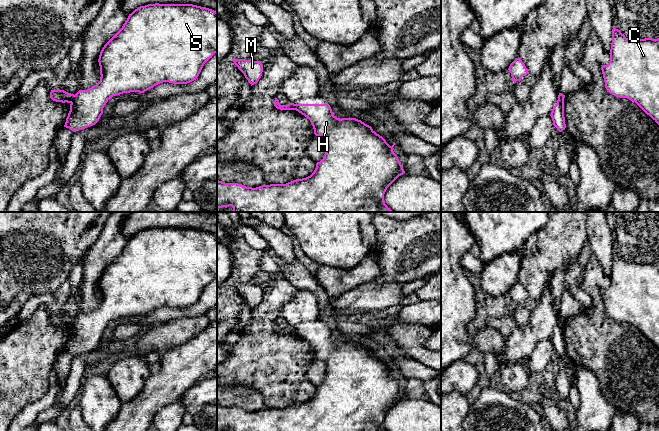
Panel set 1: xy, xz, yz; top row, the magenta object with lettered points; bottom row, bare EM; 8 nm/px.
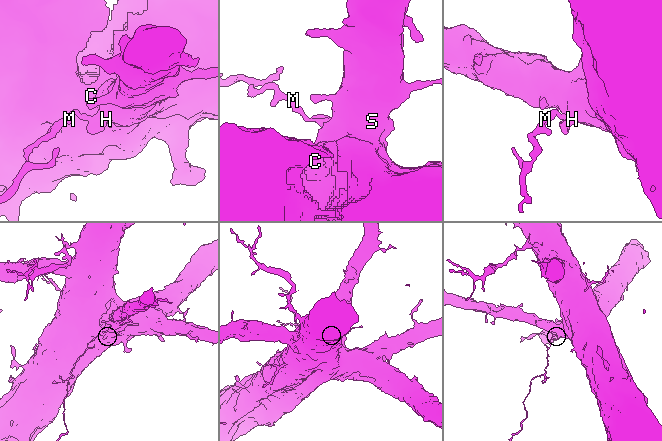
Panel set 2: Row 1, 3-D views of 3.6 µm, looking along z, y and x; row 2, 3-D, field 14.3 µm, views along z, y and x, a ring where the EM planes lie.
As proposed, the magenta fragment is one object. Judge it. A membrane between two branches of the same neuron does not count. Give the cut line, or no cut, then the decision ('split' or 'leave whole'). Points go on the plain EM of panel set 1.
cut xy (74, 319), (70, 326); split

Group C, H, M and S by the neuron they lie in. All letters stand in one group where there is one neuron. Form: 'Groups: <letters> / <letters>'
Groups: C H S / M

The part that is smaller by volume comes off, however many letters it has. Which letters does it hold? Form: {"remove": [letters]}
{"remove": ["M"]}

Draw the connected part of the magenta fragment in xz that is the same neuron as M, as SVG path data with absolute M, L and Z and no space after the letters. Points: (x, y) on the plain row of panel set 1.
M235 283L232 285L238 293L244 298L245 302L252 309L256 308L262 300L263 289L261 285L253 285L246 283Z

